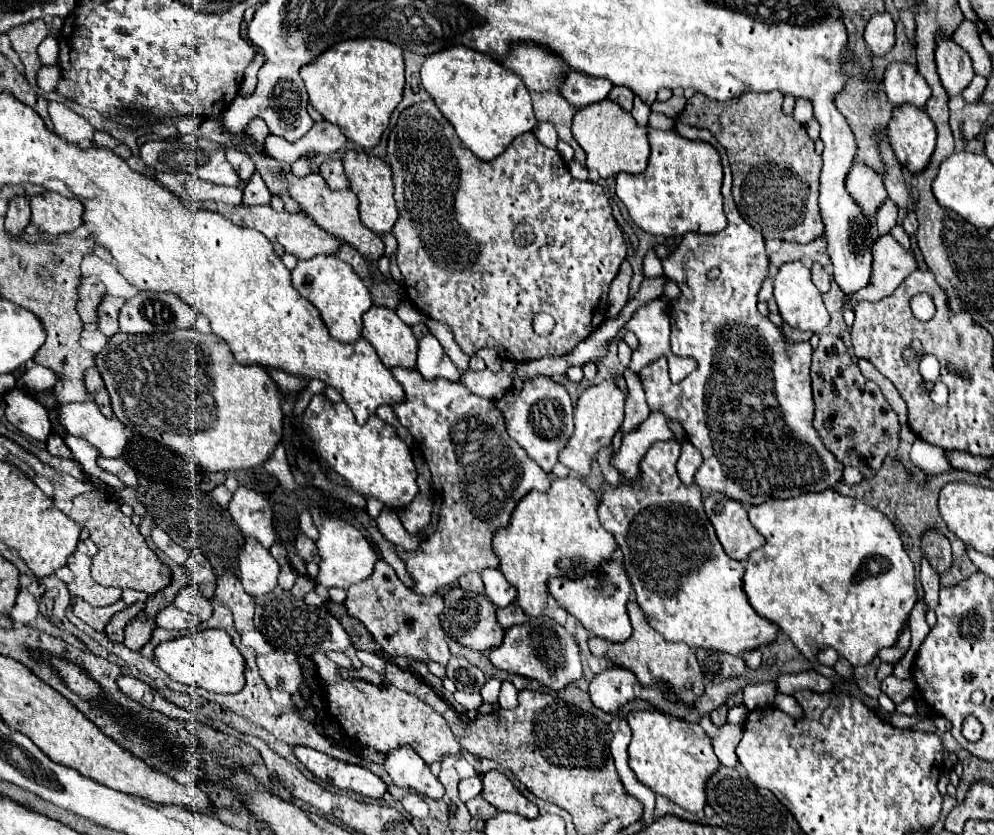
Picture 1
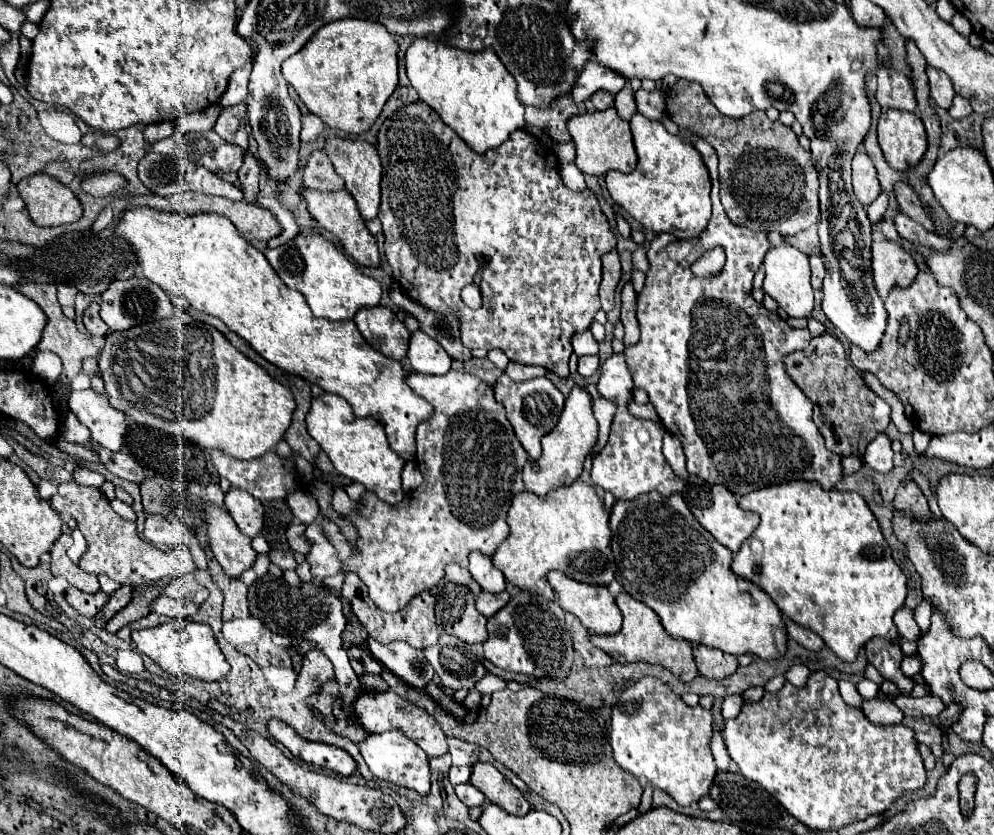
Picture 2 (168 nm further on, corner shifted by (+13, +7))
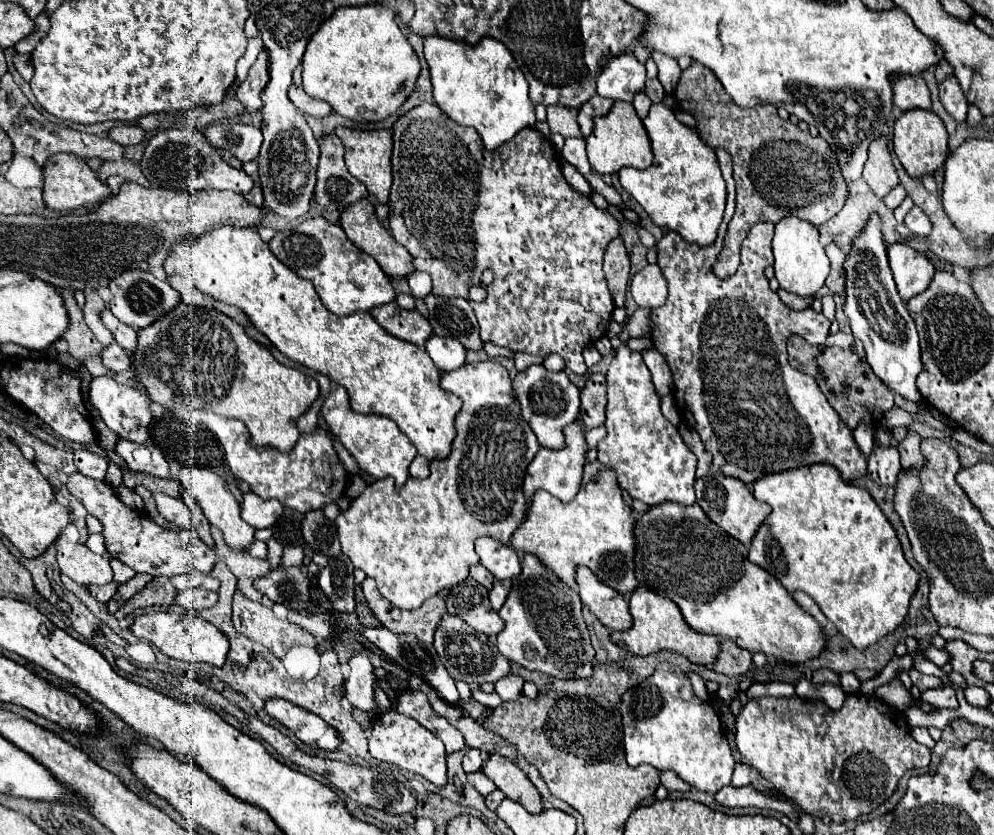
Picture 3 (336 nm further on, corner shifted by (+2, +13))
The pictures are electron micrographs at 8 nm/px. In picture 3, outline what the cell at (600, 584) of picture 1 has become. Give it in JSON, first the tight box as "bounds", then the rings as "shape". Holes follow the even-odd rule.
{"bounds":[576,568,632,630],"shape":[[[576,568],[576,584],[580,590],[582,604],[610,630],[628,630],[632,626],[632,616],[628,602],[618,590],[602,584],[588,568]]]}

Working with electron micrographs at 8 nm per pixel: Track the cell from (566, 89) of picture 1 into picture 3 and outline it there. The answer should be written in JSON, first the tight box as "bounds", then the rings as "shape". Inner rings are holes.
{"bounds":[596,52,646,102],"shape":[[[624,52],[614,58],[608,58],[606,66],[598,76],[596,92],[612,100],[632,102],[632,96],[644,90],[644,82],[646,82],[644,64],[640,64],[632,52]]]}

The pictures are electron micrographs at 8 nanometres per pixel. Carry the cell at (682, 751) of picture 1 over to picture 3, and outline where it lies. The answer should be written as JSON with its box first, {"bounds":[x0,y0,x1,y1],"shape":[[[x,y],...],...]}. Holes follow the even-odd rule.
{"bounds":[620,662,736,794],"shape":[[[668,662],[658,664],[650,678],[622,694],[620,712],[630,766],[650,764],[660,772],[672,770],[692,788],[710,794],[732,782],[736,762],[722,732],[720,718],[710,702],[702,702],[694,694],[688,676],[678,666]]]}

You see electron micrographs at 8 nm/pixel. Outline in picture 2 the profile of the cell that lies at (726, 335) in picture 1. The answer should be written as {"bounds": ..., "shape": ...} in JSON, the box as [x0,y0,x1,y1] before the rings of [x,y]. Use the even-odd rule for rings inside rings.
{"bounds":[625,136,843,496],"shape":[[[693,136],[691,144],[699,150],[705,166],[711,172],[713,216],[707,230],[703,230],[695,240],[675,240],[671,234],[659,234],[649,244],[647,280],[641,296],[637,298],[641,340],[635,346],[625,348],[627,366],[631,368],[635,388],[647,390],[649,400],[655,404],[667,432],[677,432],[677,438],[685,450],[689,474],[701,476],[707,482],[727,484],[735,496],[743,496],[753,490],[783,484],[789,480],[815,480],[825,490],[831,490],[843,478],[841,456],[825,448],[825,440],[811,420],[811,400],[795,386],[783,368],[783,356],[795,350],[805,350],[811,342],[811,334],[807,328],[791,328],[777,312],[757,304],[751,296],[753,276],[771,248],[769,238],[765,232],[739,228],[727,220],[719,200],[717,154],[699,136]],[[717,244],[723,246],[727,254],[723,272],[713,278],[693,276],[689,270],[691,264],[701,258],[703,248],[715,248]],[[719,456],[725,456],[727,460],[715,464],[713,458]]]}

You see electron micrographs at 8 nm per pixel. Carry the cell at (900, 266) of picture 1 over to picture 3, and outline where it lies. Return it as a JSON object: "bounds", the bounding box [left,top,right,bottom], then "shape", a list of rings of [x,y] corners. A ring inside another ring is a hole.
{"bounds":[888,242,936,300],"shape":[[[900,242],[890,244],[888,260],[890,260],[890,270],[894,274],[894,282],[902,300],[908,300],[924,292],[936,272],[932,262],[918,250],[910,248],[908,244],[900,244]]]}

